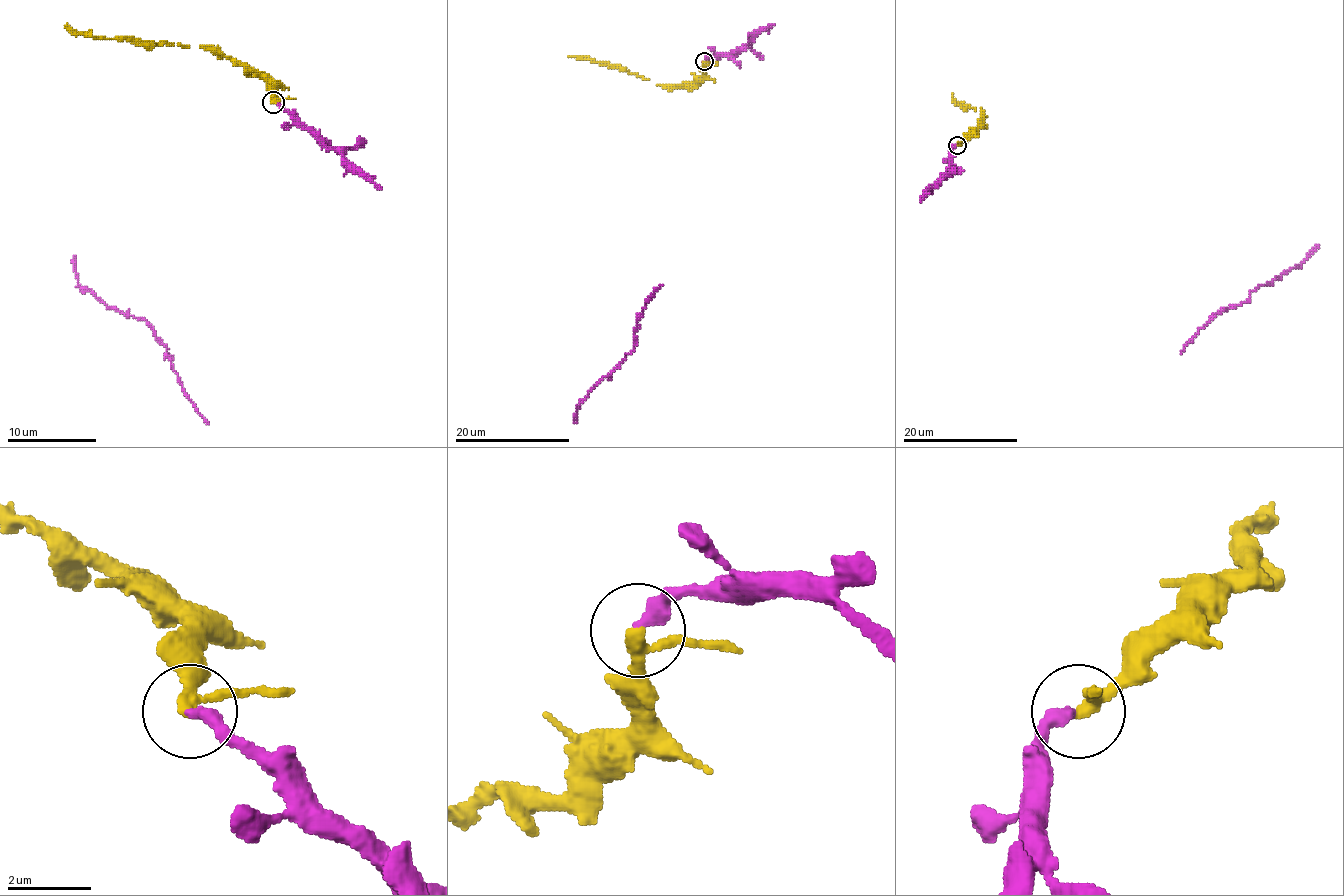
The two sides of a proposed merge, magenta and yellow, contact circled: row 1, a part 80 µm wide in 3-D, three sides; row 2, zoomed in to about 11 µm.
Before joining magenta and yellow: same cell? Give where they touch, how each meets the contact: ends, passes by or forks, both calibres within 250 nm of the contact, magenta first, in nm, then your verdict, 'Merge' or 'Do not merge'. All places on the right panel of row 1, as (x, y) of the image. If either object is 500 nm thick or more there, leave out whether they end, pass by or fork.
Place: (957, 145). At the ring magenta ends. At the ring yellow passes by. Thickness 360 nm (magenta) against 260 nm. Merge

